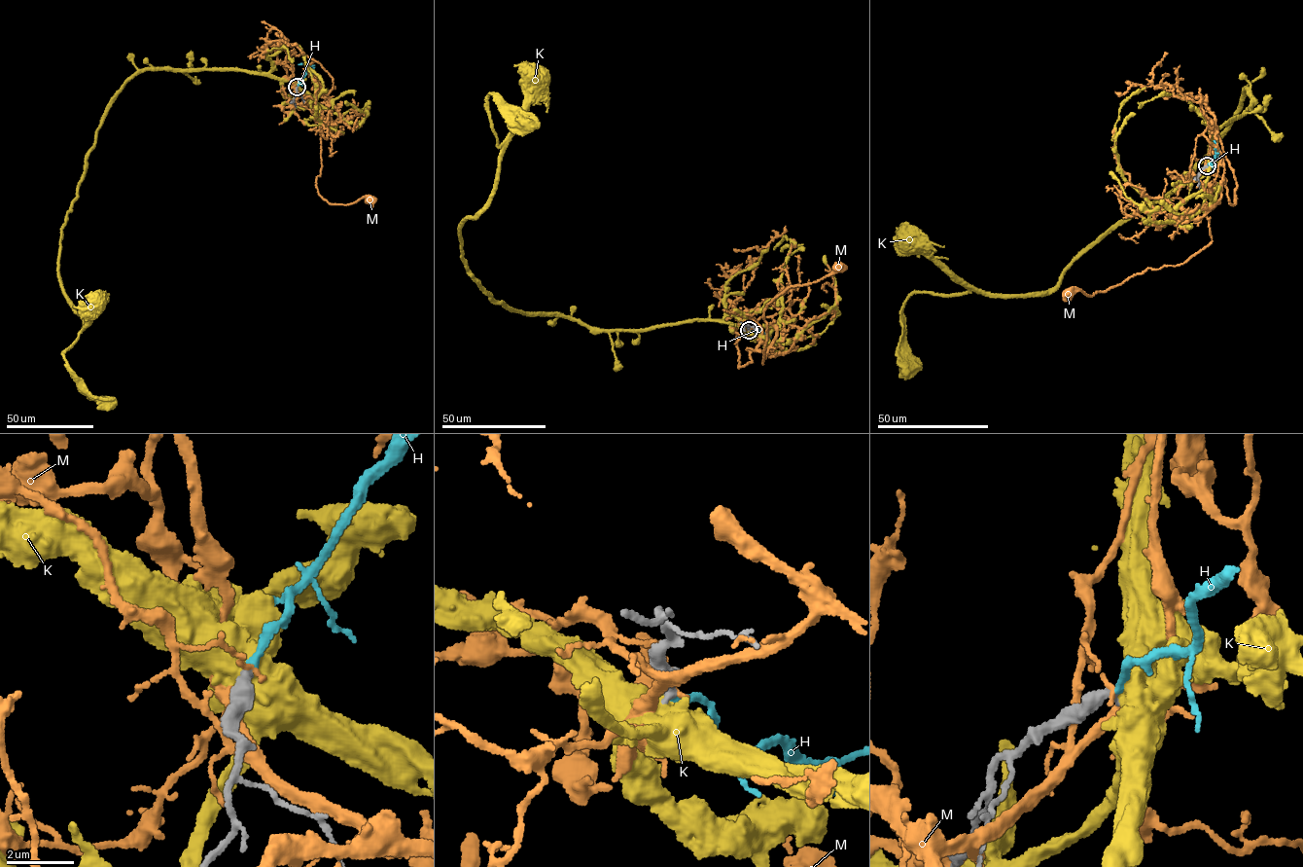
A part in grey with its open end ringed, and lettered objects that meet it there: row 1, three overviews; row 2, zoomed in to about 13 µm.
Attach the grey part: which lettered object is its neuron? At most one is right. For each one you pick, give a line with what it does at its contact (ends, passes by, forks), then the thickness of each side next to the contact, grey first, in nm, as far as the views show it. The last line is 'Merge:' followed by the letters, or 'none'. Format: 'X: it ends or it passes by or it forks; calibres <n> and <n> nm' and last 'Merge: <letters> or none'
H: it ends; calibres 440 and 220 nm
Merge: H

